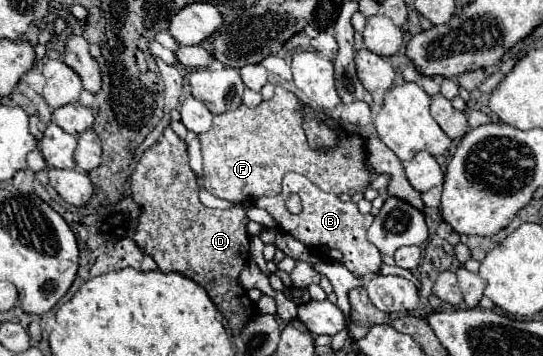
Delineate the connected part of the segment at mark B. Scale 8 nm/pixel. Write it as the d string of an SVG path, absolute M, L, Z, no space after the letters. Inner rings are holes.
M287 173L285 179L283 179L281 193L273 195L273 197L257 199L255 207L261 207L267 213L271 213L273 219L279 223L279 227L285 233L289 233L295 239L303 241L307 247L311 247L311 249L321 249L321 247L339 249L343 253L343 257L345 257L343 265L355 275L377 273L379 267L381 267L381 253L365 237L365 233L367 233L367 229L369 229L369 225L373 221L373 215L359 213L359 209L357 209L357 205L353 201L343 203L343 201L339 201L339 197L335 197L331 193L323 193L319 187L315 187L307 177L303 177L299 173ZM287 193L297 193L301 197L303 211L299 215L291 215L285 209Z

